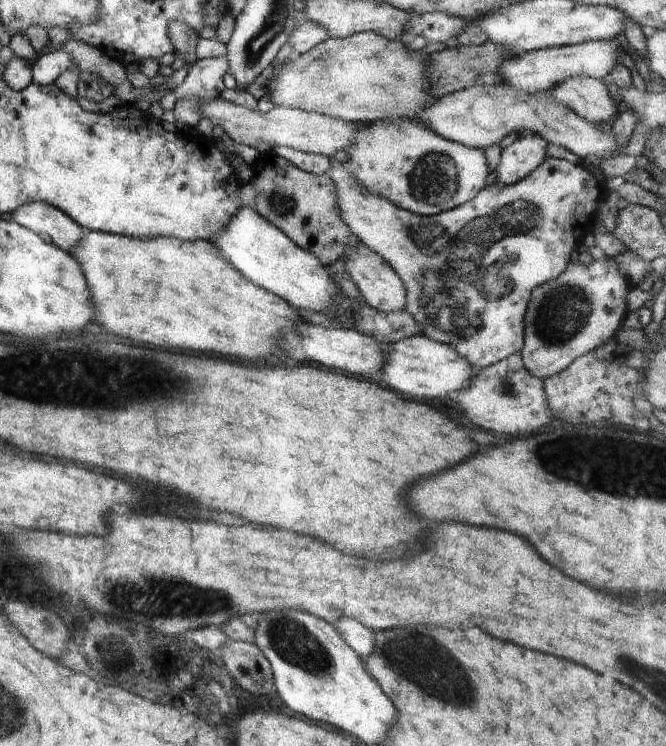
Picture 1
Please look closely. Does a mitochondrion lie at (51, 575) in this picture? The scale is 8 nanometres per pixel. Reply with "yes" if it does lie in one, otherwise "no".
yes

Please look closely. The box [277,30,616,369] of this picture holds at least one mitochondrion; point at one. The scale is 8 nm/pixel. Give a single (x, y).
(460, 268)

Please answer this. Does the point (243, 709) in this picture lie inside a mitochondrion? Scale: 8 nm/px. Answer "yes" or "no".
no

